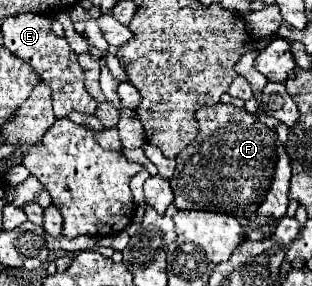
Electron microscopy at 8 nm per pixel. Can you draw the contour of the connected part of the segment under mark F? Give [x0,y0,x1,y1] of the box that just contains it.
[170,104,278,218]

